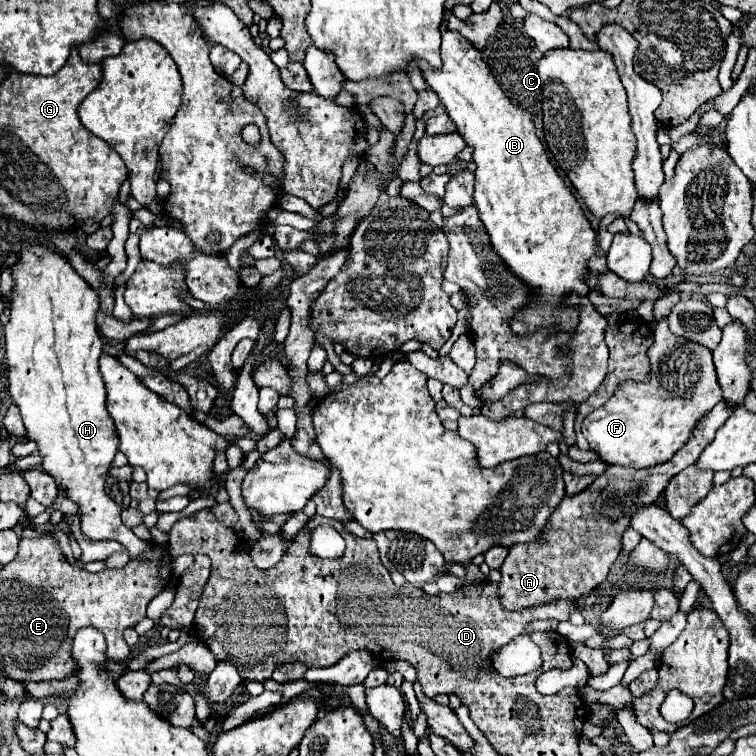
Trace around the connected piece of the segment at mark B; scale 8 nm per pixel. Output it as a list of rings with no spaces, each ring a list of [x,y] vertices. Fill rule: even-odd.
[[[443,28],[441,36],[443,36],[443,42],[441,42],[443,66],[439,70],[429,68],[425,60],[417,60],[417,66],[423,72],[427,86],[439,96],[441,104],[445,106],[445,112],[457,126],[457,132],[463,136],[467,146],[473,148],[473,160],[477,164],[475,206],[479,208],[481,220],[491,236],[491,244],[495,252],[505,260],[505,264],[513,270],[513,274],[517,274],[521,280],[525,280],[529,286],[535,288],[531,306],[519,312],[519,316],[511,322],[511,328],[515,334],[529,336],[541,324],[559,322],[563,330],[571,332],[573,326],[577,324],[577,310],[575,308],[563,310],[563,298],[569,292],[577,292],[579,296],[589,294],[589,288],[583,276],[587,270],[587,260],[597,250],[595,232],[591,224],[587,222],[583,210],[579,208],[579,202],[575,200],[571,190],[565,186],[565,182],[561,180],[553,164],[549,162],[545,148],[535,134],[531,114],[511,104],[509,96],[499,86],[489,66],[483,62],[481,52],[467,38],[463,38],[459,32],[449,30],[449,28]]]

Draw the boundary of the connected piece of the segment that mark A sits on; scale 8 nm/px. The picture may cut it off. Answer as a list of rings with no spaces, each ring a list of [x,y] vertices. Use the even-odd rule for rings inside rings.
[[[719,402],[695,428],[693,438],[673,460],[657,464],[657,468],[621,468],[607,466],[595,482],[577,496],[565,496],[549,520],[549,528],[539,544],[515,544],[501,566],[501,582],[497,596],[501,606],[509,612],[551,604],[555,600],[579,600],[589,596],[601,582],[605,582],[609,568],[621,552],[621,536],[629,528],[631,518],[639,506],[655,504],[669,480],[683,468],[695,464],[705,446],[715,438],[717,428],[731,416],[733,408]]]

